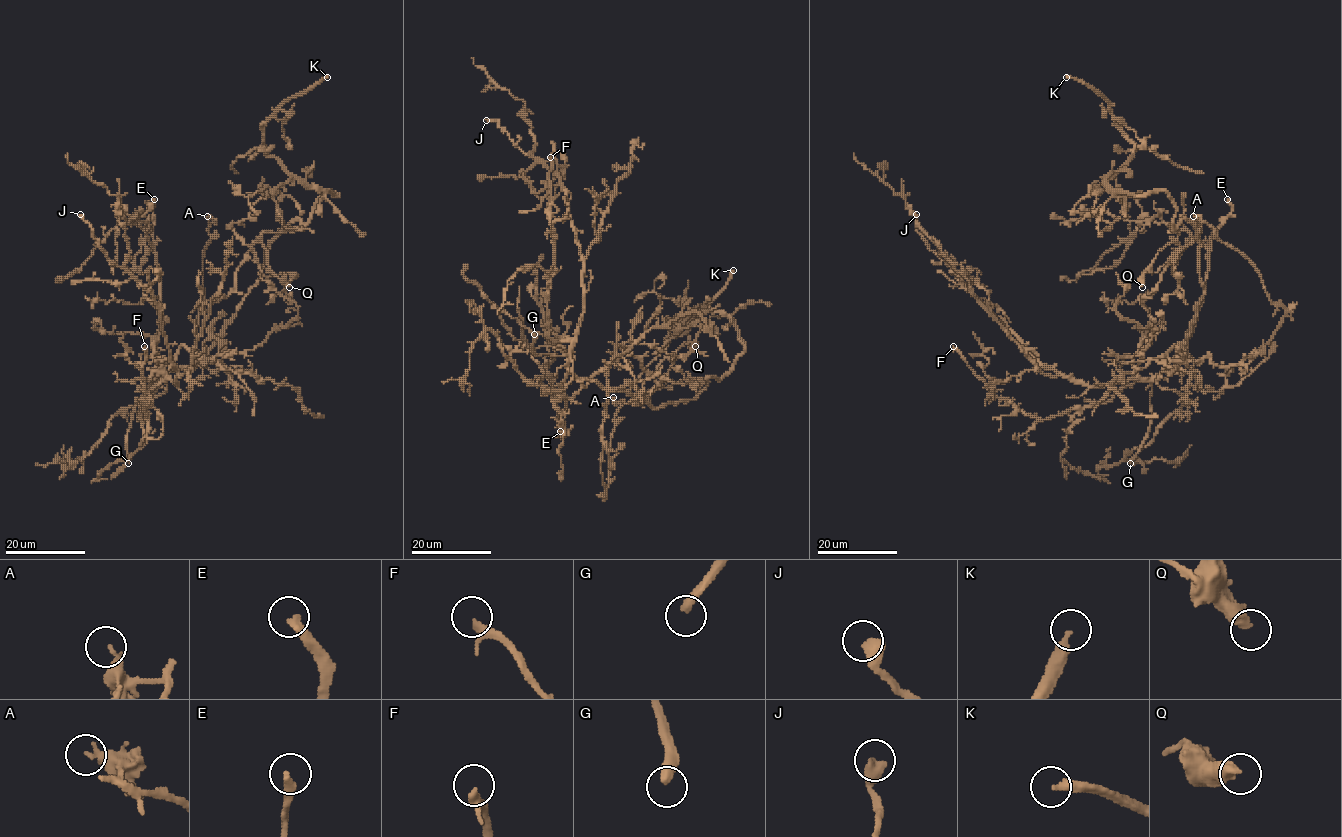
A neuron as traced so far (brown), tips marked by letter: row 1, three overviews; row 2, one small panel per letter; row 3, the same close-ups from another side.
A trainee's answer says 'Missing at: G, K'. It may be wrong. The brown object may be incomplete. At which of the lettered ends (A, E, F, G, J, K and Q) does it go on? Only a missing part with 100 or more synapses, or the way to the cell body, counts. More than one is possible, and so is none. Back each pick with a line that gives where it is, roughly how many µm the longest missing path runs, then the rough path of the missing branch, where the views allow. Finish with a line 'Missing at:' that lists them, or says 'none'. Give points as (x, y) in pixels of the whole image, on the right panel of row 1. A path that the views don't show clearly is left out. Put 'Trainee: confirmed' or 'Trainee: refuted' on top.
Trainee: refuted
E: Place: (1227, 199). Missing length about 50 µm. Course of what is missing: (1227, 199), (1205, 177), (1199, 163), (1171, 154), (1159, 146), (1145, 146), (1130, 132), (1136, 142), (1142, 127)
G: Place: (1130, 463). Missing length about 45 µm. Course of what is missing: (1130, 463), (1127, 472), (1131, 476), (1151, 472), (1163, 478), (1165, 539)
K: Place: (1066, 77). Missing length about 70 µm. Course of what is missing: (1066, 77), (1014, 67), (948, 68), (890, 91), (877, 71), (878, 65), (889, 62), (896, 67)
Missing at: E, G, K

